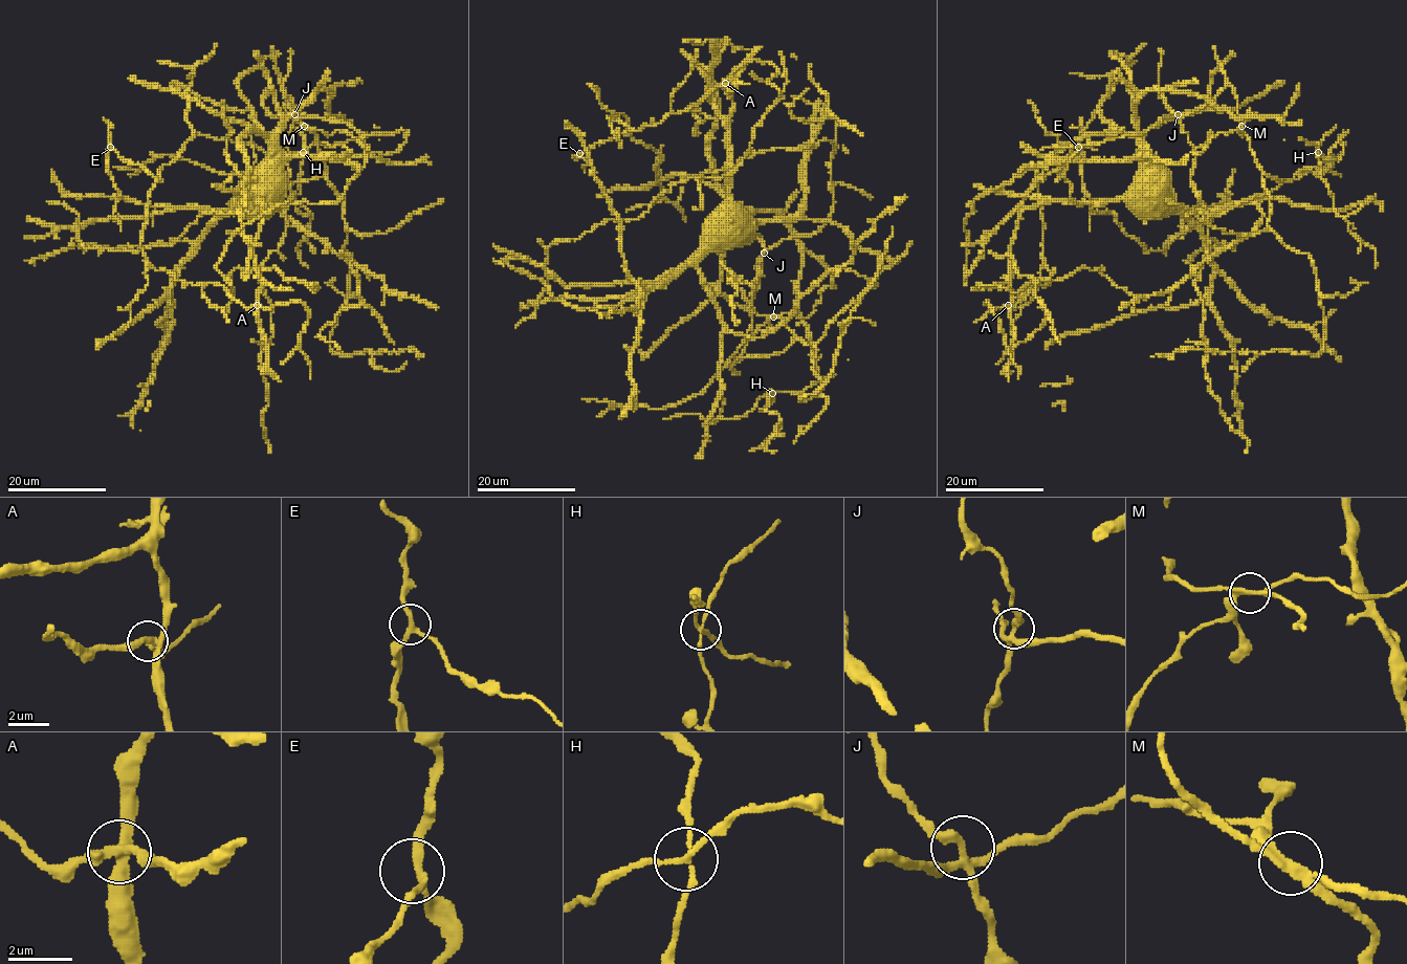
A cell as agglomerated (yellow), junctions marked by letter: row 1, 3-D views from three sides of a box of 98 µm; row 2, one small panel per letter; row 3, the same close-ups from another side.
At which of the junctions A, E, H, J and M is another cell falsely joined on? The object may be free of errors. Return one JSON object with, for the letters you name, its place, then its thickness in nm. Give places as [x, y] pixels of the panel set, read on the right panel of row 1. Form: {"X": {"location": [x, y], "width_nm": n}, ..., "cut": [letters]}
{"M": {"location": [1241, 126], "width_nm": 200}, "cut": ["M"]}

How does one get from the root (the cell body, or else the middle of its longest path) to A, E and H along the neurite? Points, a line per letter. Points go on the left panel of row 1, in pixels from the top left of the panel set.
A: (257, 206), (251, 204), (260, 199), (263, 213), (255, 244), (255, 271), (260, 282), (257, 305)
E: (257, 206), (270, 163), (269, 140), (193, 100), (185, 118), (193, 136), (158, 176), (126, 162), (110, 147)
H: (257, 206), (75, 225), (137, 252), (336, 202), (364, 134), (294, 117), (283, 216), (251, 143), (304, 152)

